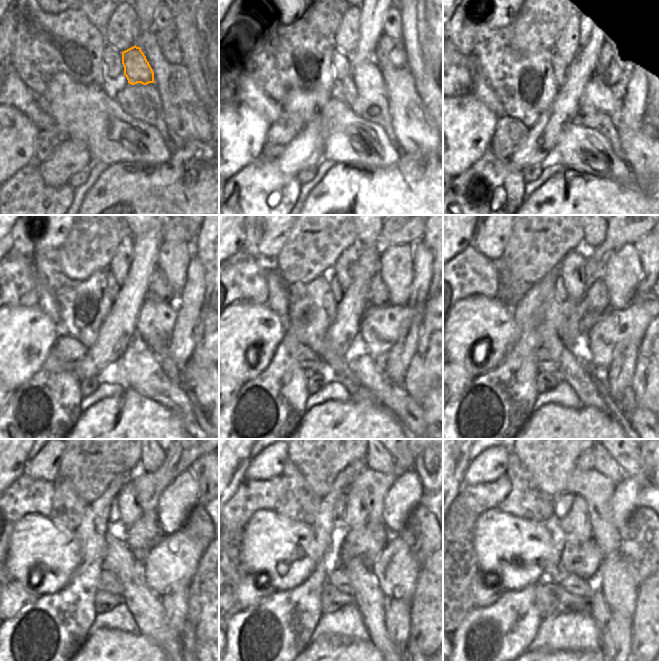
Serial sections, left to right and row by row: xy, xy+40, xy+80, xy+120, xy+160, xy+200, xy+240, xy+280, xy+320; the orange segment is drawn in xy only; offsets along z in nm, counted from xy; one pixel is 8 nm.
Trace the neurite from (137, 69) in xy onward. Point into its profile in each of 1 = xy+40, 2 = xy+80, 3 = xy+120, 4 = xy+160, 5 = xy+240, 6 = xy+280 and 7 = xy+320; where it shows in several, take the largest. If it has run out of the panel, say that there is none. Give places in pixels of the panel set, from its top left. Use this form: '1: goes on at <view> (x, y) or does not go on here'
1: goes on at xy+40 (366, 75)
2: goes on at xy+80 (598, 93)
3: goes on at xy+120 (156, 320)
4: goes on at xy+160 (381, 326)
5: goes on at xy+240 (173, 559)
6: goes on at xy+280 (396, 569)
7: goes on at xy+320 (619, 586)

